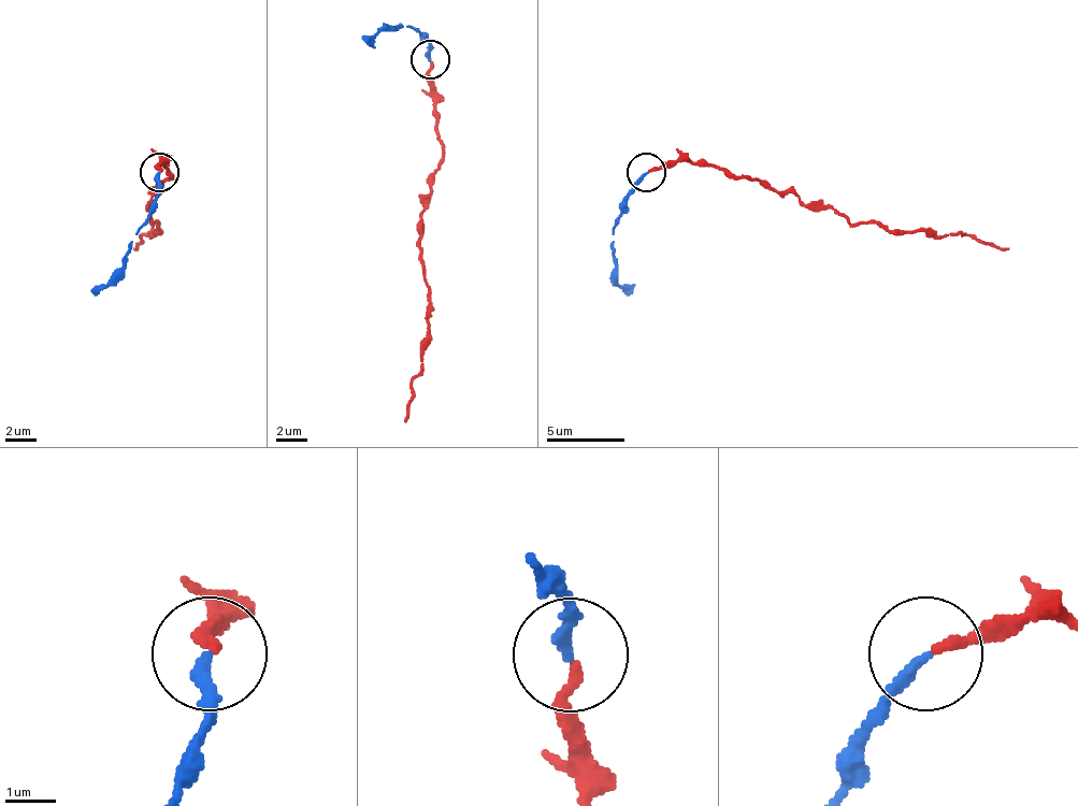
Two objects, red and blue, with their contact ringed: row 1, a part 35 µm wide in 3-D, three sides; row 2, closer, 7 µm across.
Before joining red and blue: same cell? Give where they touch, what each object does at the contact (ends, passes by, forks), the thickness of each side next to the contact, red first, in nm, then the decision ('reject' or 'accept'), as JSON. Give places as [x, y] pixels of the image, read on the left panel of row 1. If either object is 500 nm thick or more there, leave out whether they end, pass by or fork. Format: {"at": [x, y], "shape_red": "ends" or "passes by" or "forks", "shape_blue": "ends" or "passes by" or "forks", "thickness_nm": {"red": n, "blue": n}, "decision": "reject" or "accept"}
{"at": [159, 172], "shape_red": "ends", "shape_blue": "ends", "thickness_nm": {"red": 180, "blue": 240}, "decision": "accept"}

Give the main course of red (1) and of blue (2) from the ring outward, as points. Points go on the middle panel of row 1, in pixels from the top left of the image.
1: (429, 60), (441, 170), (425, 193), (421, 213), (429, 346), (405, 421)
2: (429, 60), (429, 44), (410, 25), (386, 25), (362, 41)

